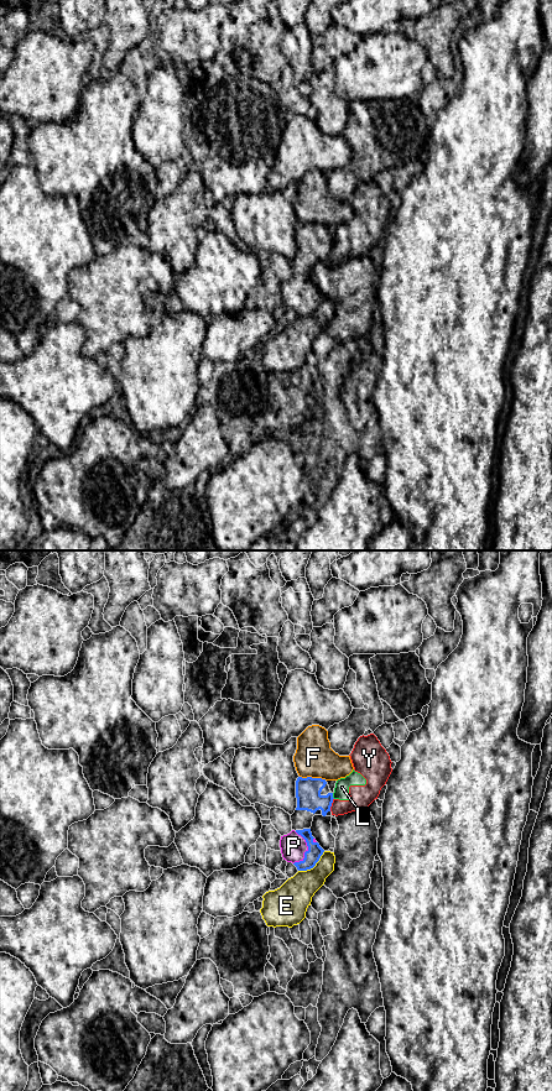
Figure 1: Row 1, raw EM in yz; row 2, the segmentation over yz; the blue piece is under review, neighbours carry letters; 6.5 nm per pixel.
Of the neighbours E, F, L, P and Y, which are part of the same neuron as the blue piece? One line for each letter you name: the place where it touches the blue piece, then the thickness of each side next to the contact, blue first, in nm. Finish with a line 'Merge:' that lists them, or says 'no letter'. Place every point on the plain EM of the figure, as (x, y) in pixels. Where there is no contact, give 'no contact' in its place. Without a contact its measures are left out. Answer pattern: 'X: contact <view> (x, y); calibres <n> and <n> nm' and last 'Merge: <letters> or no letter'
P: contact yz (308, 295); calibres 100 and 160 nm
Merge: P

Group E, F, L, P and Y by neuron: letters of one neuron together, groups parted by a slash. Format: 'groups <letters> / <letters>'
groups E / F / L Y / P

